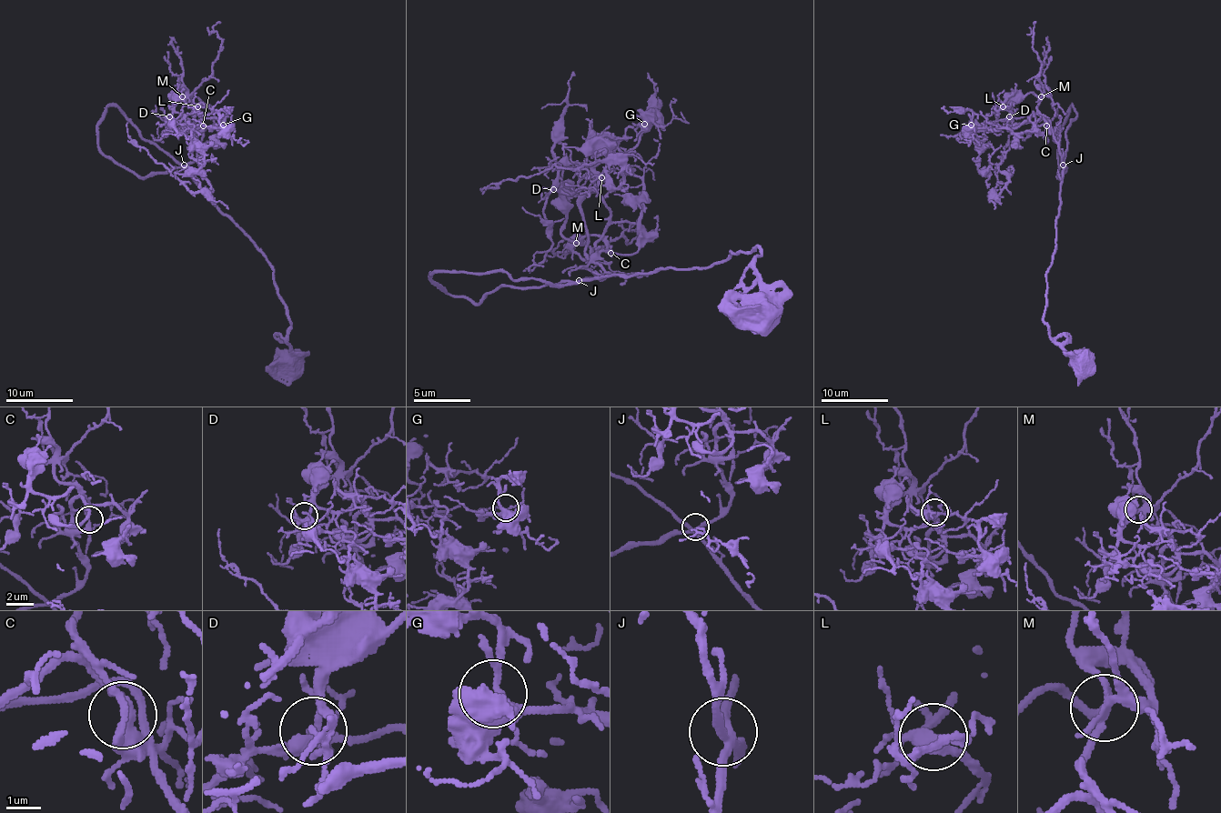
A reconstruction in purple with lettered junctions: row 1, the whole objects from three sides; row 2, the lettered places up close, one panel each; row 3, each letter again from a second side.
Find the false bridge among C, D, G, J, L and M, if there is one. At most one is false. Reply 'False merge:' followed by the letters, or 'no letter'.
False merge: no letter

